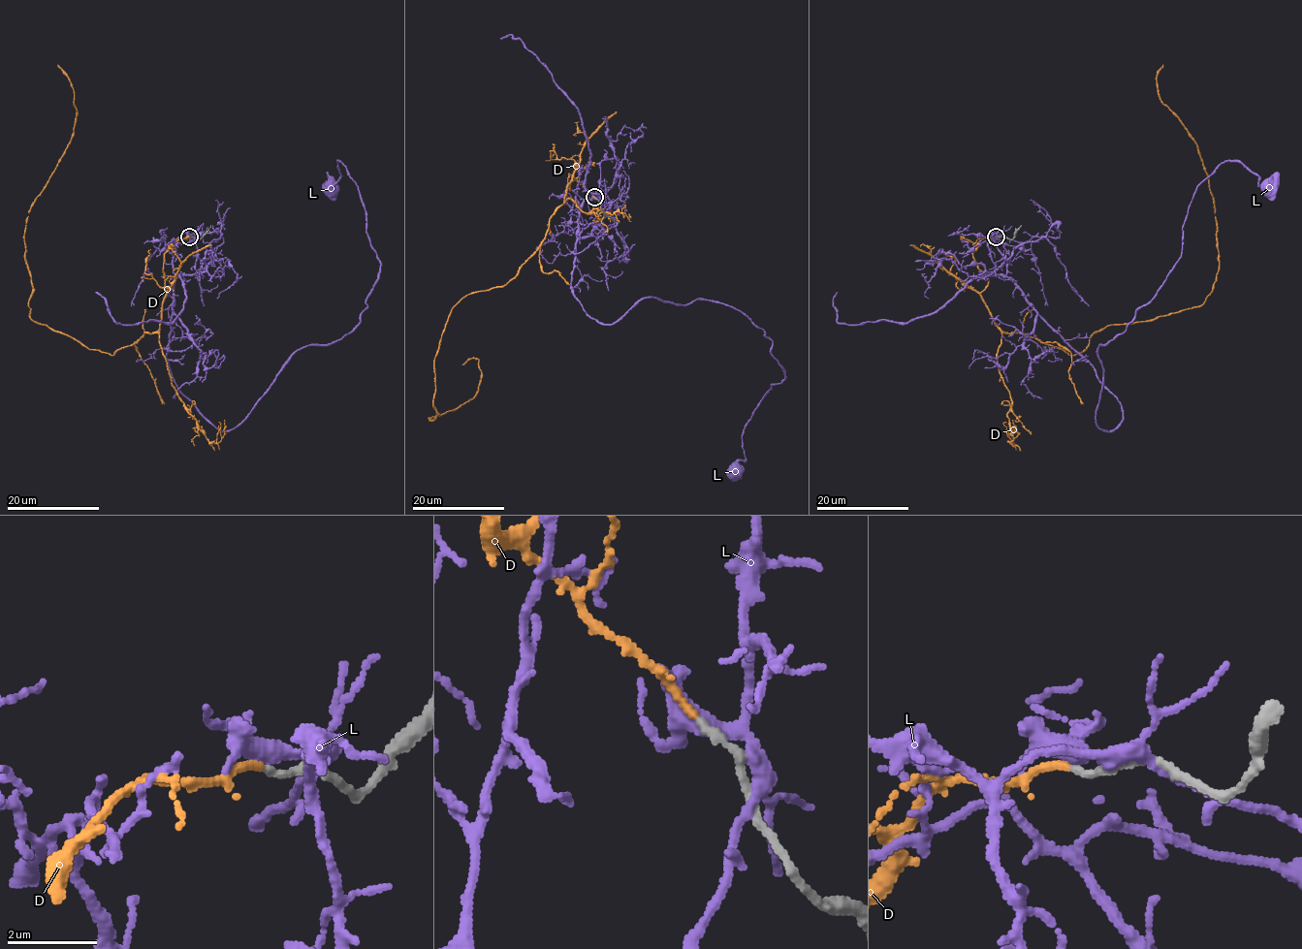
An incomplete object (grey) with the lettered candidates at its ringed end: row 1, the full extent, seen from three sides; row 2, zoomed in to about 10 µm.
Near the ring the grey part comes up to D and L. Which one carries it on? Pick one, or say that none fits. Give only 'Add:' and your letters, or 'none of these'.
Add: D

